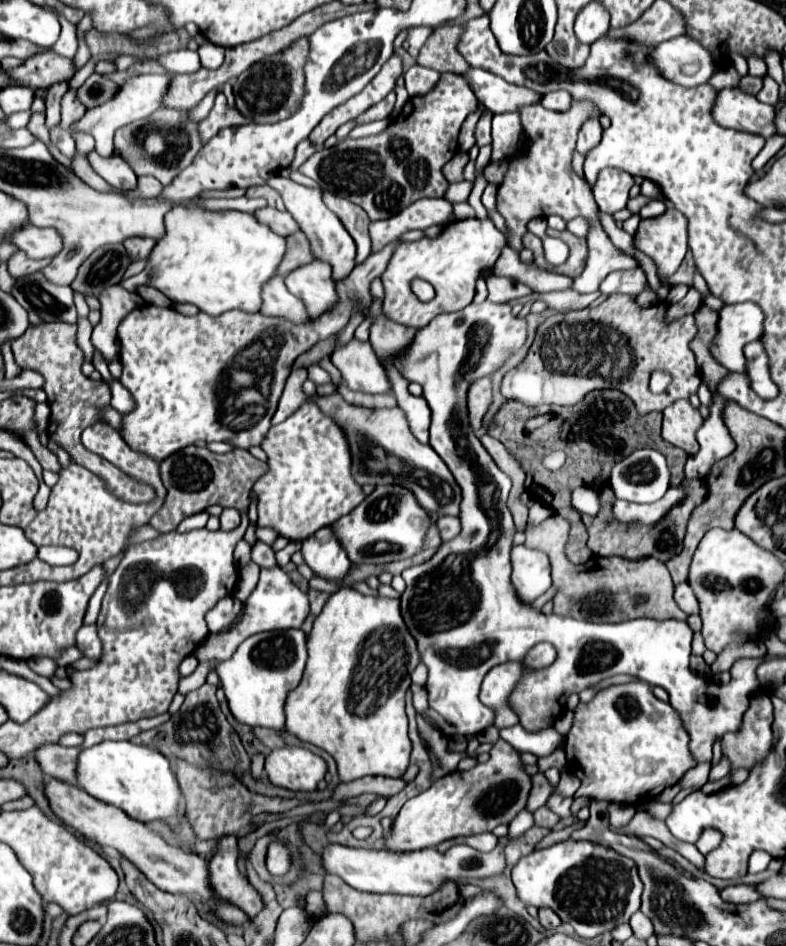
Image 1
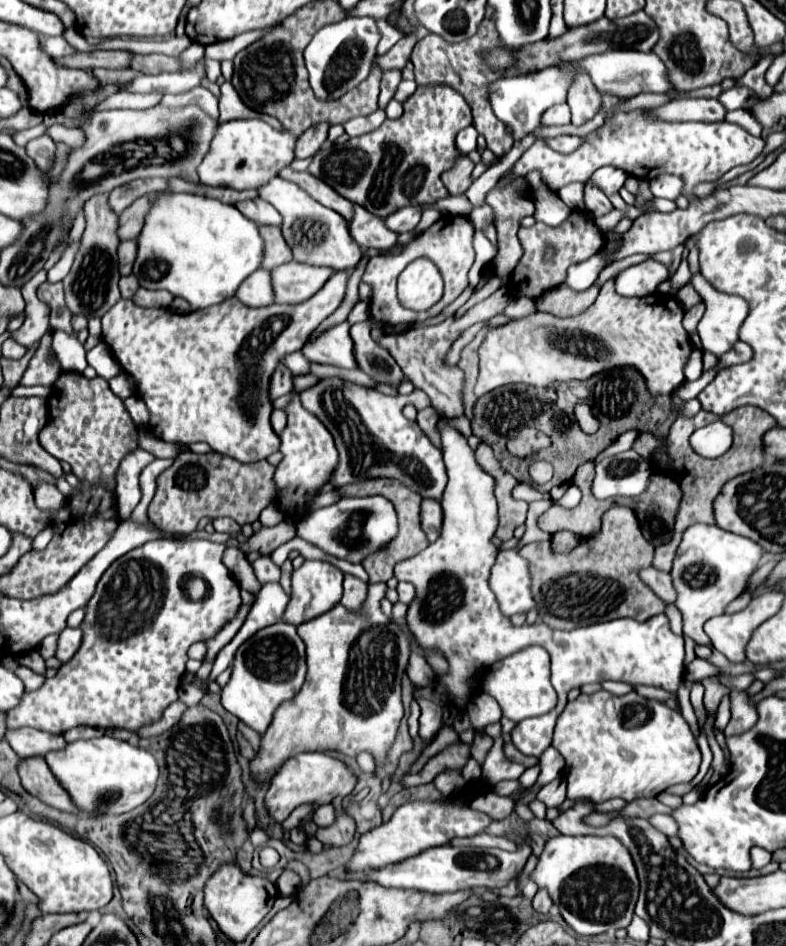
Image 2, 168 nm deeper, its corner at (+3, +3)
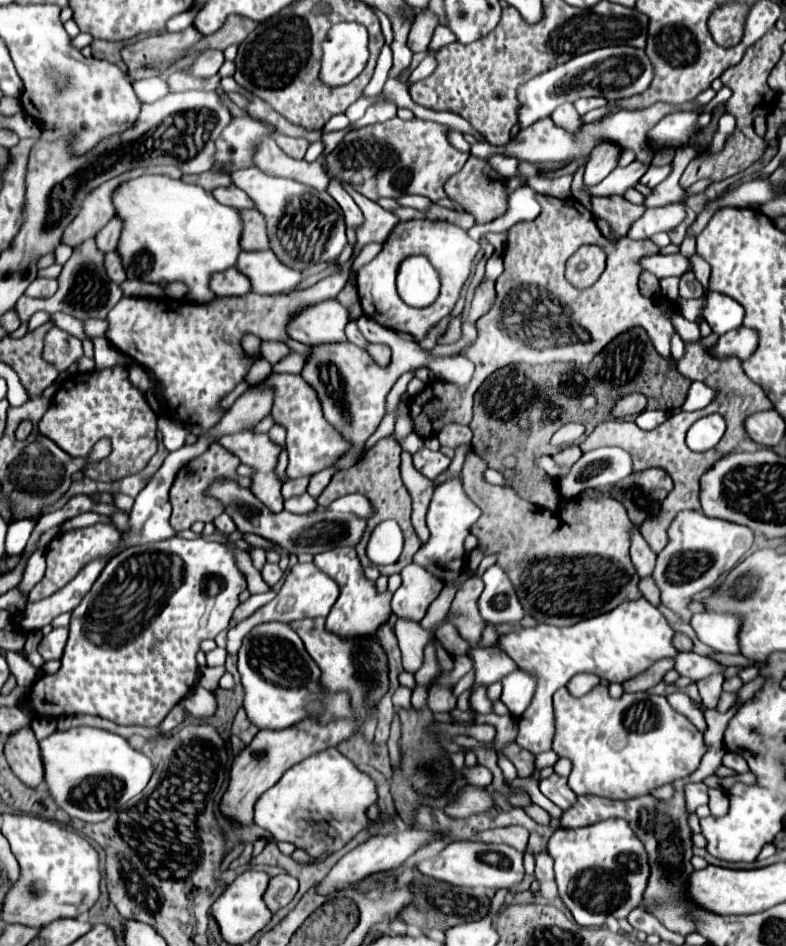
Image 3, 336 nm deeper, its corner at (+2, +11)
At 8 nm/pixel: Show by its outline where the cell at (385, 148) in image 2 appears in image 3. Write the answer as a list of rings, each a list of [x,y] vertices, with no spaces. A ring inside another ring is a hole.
[[[390,119],[386,123],[354,129],[328,155],[328,173],[330,177],[344,179],[358,193],[372,201],[380,197],[422,195],[436,203],[446,197],[446,179],[450,179],[450,175],[456,175],[470,157],[468,153],[460,153],[458,149],[454,149],[448,143],[446,133],[448,129],[444,125],[422,119]]]

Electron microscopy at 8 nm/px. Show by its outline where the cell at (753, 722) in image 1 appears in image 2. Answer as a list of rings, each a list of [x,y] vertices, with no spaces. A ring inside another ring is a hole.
[[[731,691],[731,718],[727,725],[727,737],[741,735],[755,727],[757,723],[757,705],[751,703],[751,695],[747,691]]]

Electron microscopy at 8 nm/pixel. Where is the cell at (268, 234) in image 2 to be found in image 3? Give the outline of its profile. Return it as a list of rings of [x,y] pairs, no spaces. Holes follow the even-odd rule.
[[[244,209],[242,211],[242,249],[246,251],[260,251],[268,249],[268,237],[266,237],[266,223],[264,217],[258,215],[256,209]]]

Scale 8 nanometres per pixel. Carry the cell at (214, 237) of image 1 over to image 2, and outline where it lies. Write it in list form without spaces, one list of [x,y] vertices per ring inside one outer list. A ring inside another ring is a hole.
[[[171,193],[157,199],[145,219],[145,227],[137,241],[139,253],[133,273],[139,279],[139,285],[145,289],[165,289],[175,297],[187,299],[191,303],[191,309],[205,309],[233,297],[241,281],[261,267],[265,251],[265,241],[261,239],[257,223],[249,221],[233,205],[189,193]]]

